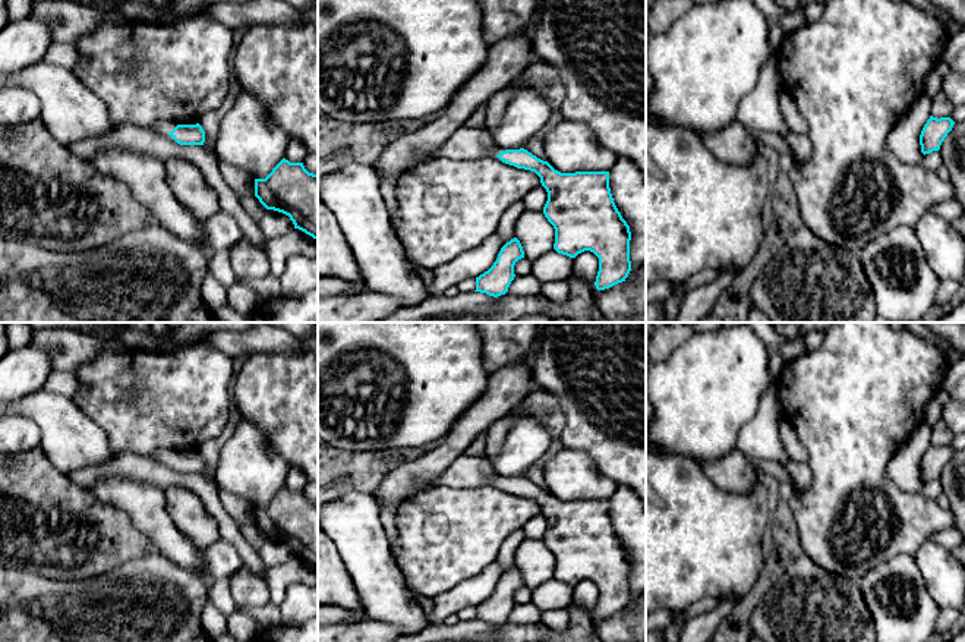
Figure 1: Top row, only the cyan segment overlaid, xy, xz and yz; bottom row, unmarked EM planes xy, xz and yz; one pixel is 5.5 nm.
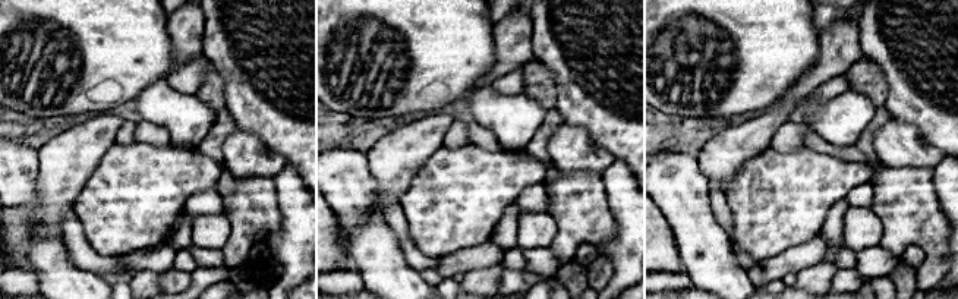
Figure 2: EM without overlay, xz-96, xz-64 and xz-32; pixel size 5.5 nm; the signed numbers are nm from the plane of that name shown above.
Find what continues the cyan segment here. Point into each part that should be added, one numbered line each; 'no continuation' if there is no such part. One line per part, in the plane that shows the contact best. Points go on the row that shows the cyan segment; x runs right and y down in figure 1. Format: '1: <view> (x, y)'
1: xy (164, 126)

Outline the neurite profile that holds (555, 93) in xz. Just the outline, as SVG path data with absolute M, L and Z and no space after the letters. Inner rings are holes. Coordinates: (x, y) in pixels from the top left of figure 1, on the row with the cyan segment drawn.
M536 60L524 70L523 76L529 88L543 89L543 97L552 110L561 107L565 98L565 85L554 66Z

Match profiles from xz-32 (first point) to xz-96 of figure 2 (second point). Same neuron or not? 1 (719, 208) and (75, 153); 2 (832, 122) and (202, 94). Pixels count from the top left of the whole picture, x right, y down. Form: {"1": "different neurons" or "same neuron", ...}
{"1": "different neurons", "2": "different neurons"}

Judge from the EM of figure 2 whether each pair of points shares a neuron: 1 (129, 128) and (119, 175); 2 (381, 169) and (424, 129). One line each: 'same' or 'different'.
1: different
2: same

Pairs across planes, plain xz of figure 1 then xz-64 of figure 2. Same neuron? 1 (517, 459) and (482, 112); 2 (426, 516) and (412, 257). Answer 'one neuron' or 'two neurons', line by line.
1: one neuron
2: two neurons

